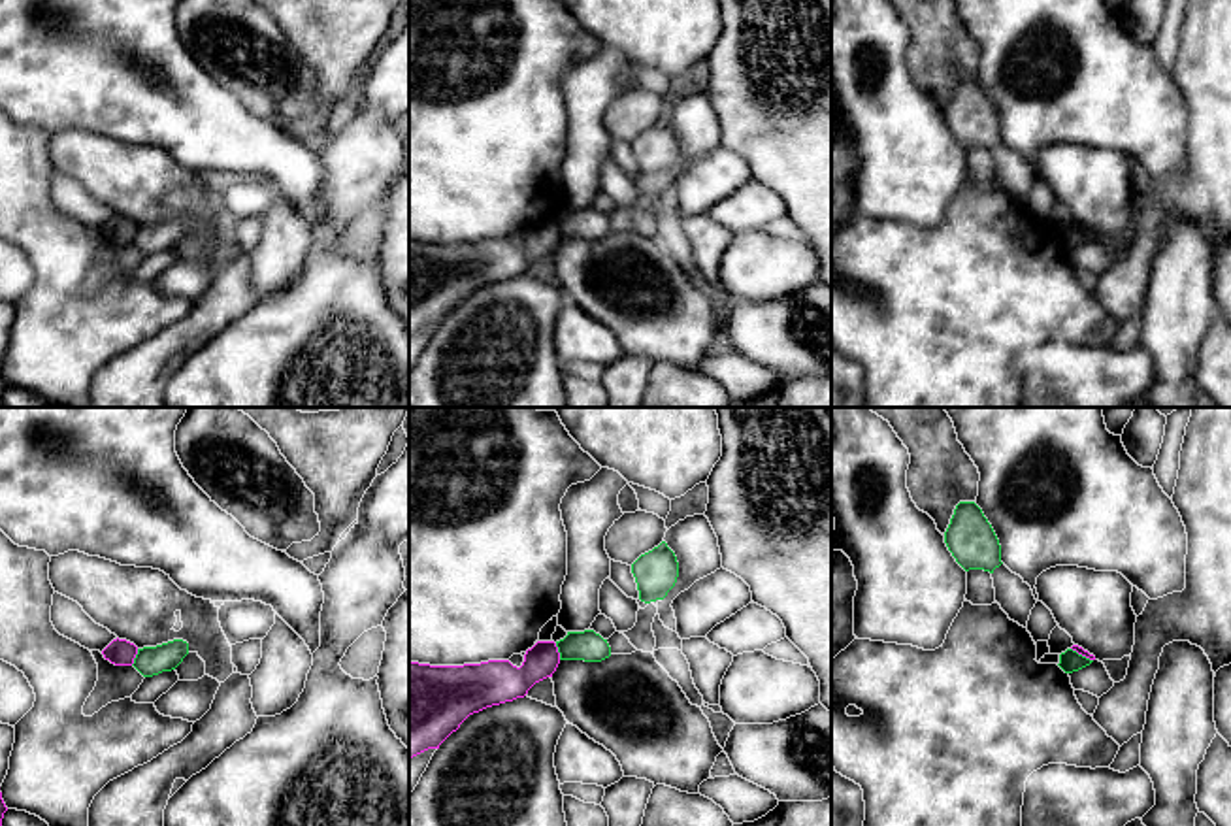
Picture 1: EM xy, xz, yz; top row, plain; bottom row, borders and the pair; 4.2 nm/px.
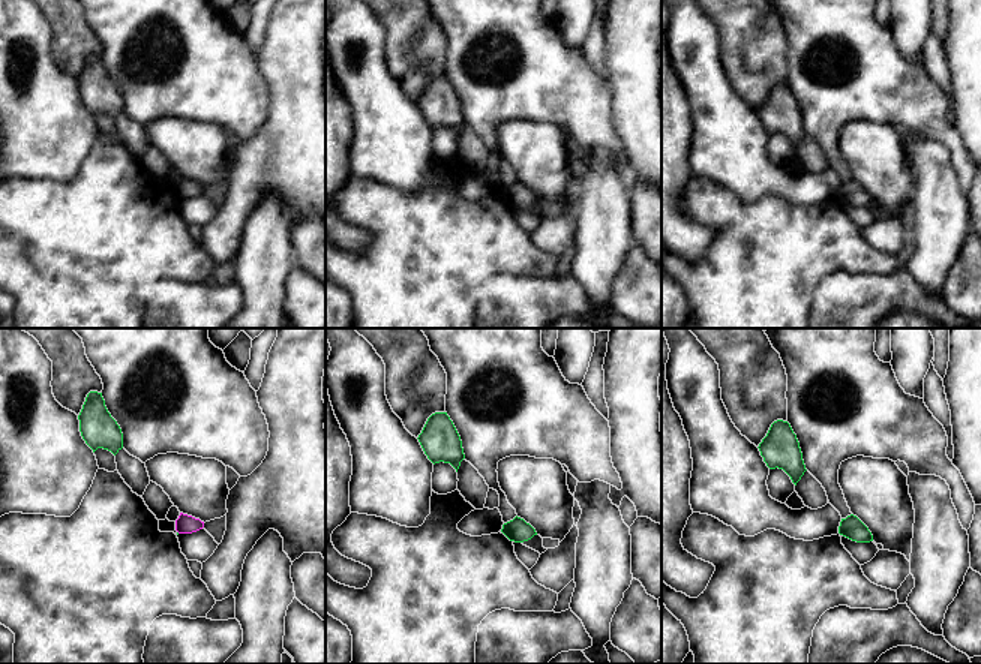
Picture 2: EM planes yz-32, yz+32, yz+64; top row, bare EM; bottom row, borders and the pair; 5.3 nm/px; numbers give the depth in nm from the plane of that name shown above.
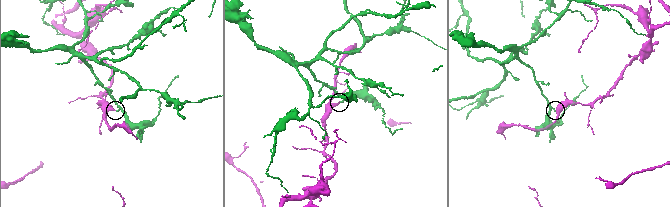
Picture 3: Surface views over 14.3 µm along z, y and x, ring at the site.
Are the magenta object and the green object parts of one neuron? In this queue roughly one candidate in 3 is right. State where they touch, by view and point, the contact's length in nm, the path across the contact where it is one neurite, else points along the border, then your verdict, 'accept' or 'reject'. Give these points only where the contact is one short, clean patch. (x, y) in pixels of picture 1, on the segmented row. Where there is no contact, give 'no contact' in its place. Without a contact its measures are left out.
contact xy (134, 657); length 80 nm; border xy (138, 649), (131, 664); reject

